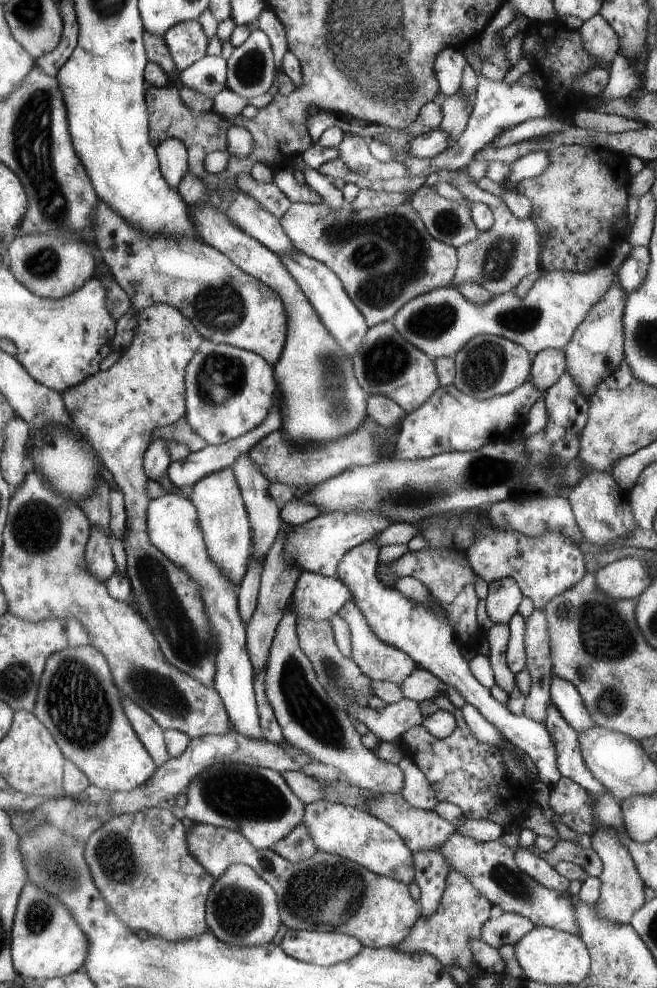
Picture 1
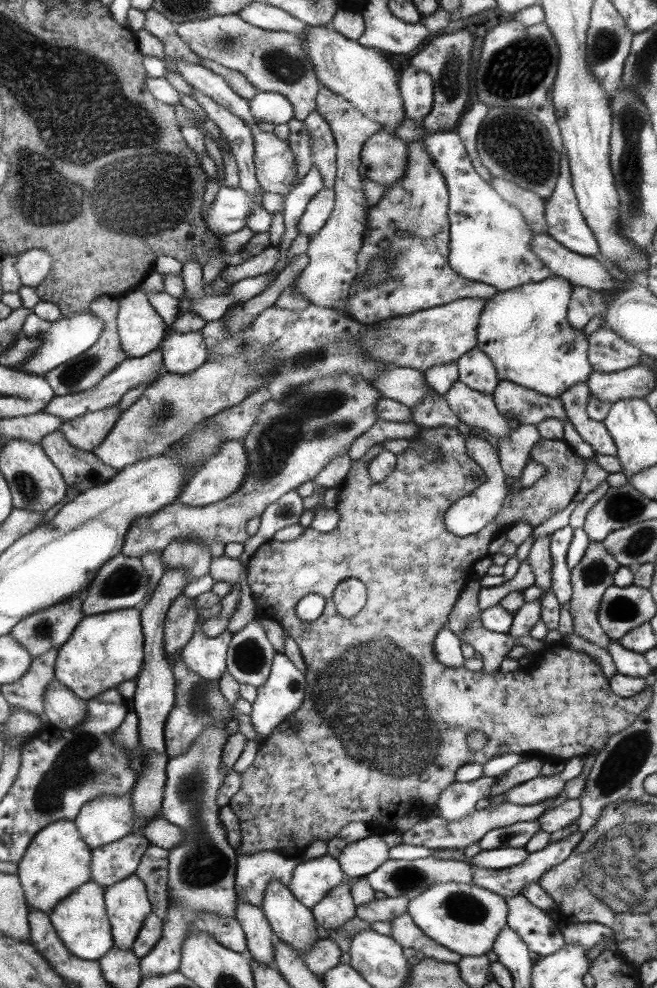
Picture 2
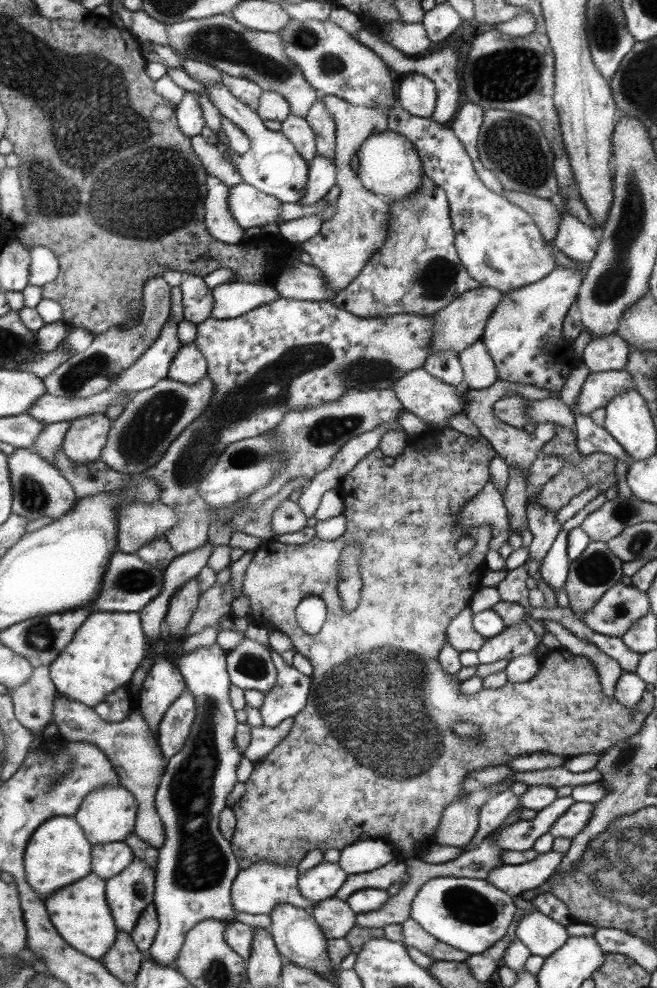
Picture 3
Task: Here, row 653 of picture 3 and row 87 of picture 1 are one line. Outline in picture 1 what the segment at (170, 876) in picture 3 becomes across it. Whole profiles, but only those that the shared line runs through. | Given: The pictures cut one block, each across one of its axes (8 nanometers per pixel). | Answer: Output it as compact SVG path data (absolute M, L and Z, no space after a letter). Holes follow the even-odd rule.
M220 54L203 55L191 67L179 72L179 80L183 87L213 98L227 87L227 61Z

